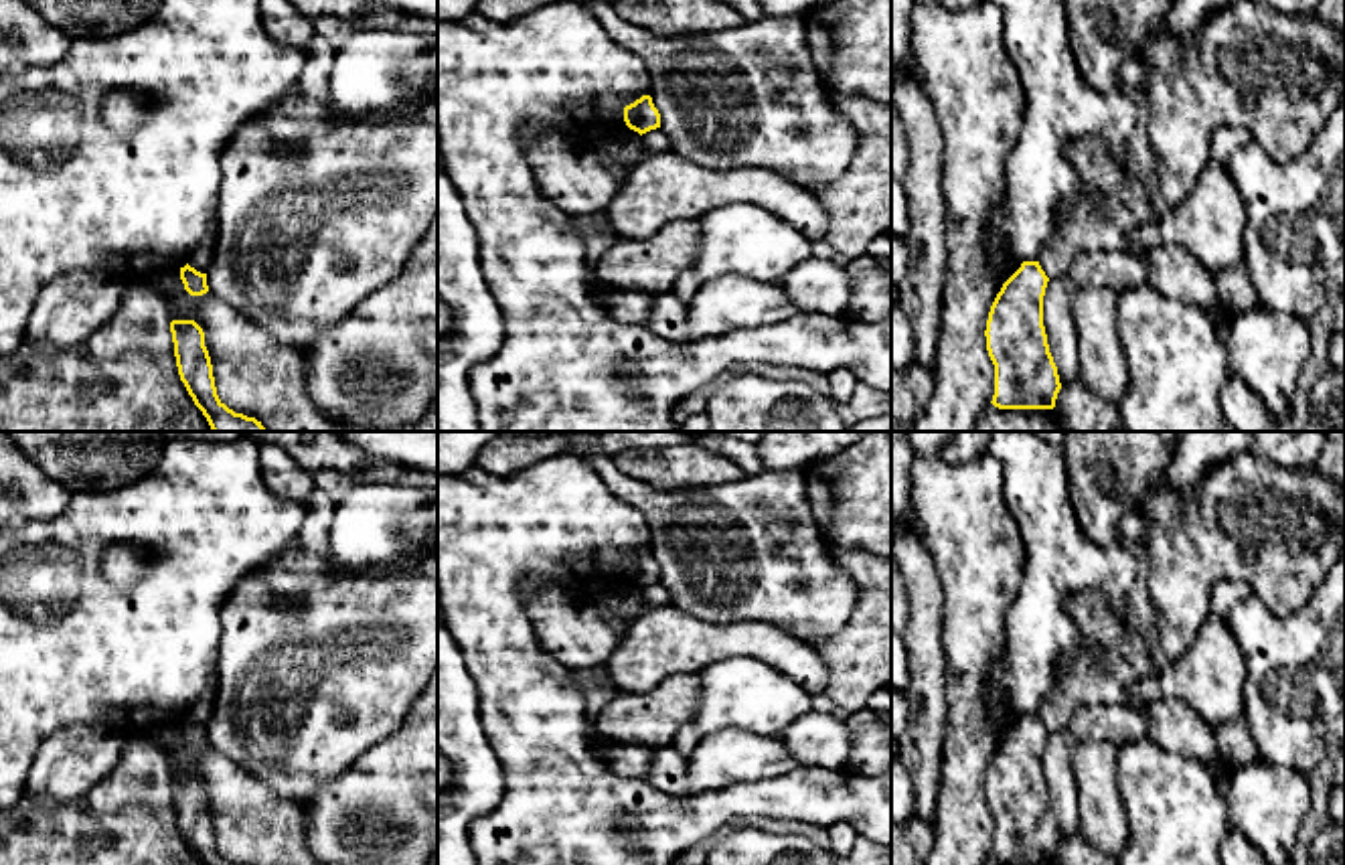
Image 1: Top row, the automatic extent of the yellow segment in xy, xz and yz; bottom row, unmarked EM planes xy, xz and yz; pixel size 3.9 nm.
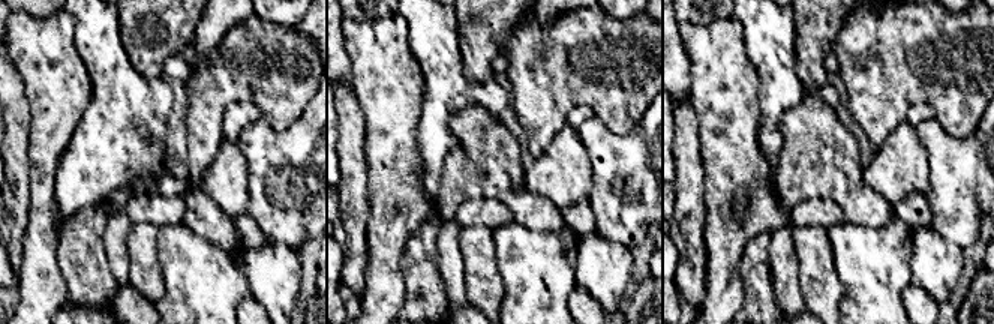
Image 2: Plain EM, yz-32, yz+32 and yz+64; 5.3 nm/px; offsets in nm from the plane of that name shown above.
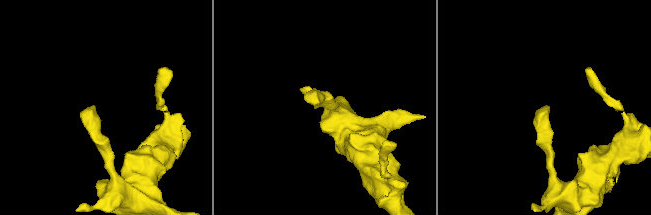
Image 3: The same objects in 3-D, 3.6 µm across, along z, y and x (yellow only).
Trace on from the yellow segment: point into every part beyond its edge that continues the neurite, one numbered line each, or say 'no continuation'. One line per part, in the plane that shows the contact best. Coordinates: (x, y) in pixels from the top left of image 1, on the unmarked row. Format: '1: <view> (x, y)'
no continuation

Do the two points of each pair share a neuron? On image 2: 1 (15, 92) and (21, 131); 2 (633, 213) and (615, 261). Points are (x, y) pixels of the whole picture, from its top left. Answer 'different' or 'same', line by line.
1: same
2: different

